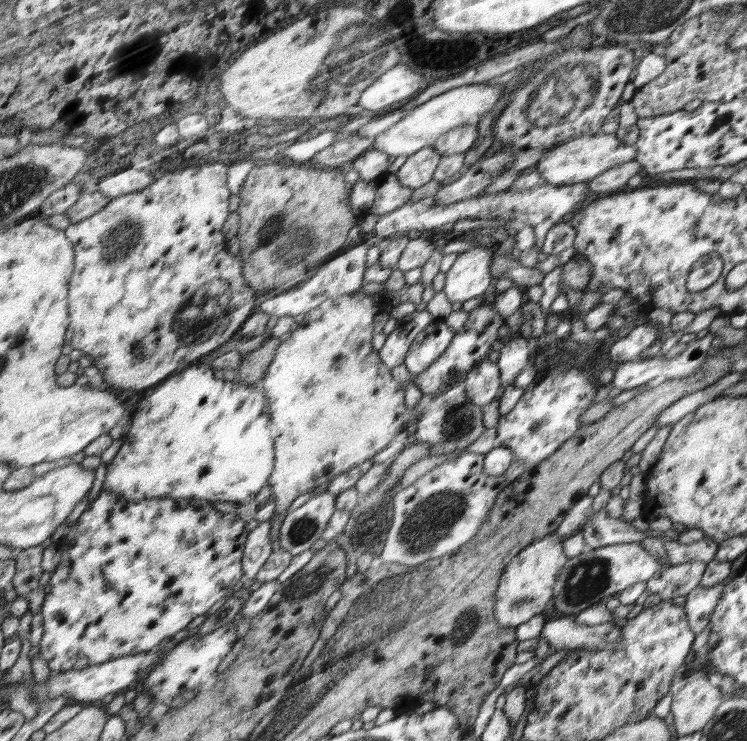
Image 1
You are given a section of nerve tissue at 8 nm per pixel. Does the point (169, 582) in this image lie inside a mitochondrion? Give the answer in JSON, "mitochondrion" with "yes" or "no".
{"mitochondrion":"no"}

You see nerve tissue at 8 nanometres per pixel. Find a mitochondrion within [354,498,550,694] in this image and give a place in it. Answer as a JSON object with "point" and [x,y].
{"point":[467,623]}

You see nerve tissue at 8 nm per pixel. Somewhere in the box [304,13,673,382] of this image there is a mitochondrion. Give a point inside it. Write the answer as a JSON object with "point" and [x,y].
{"point":[579,94]}

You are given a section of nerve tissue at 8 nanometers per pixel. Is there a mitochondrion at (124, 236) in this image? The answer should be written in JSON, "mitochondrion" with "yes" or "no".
{"mitochondrion":"yes"}

